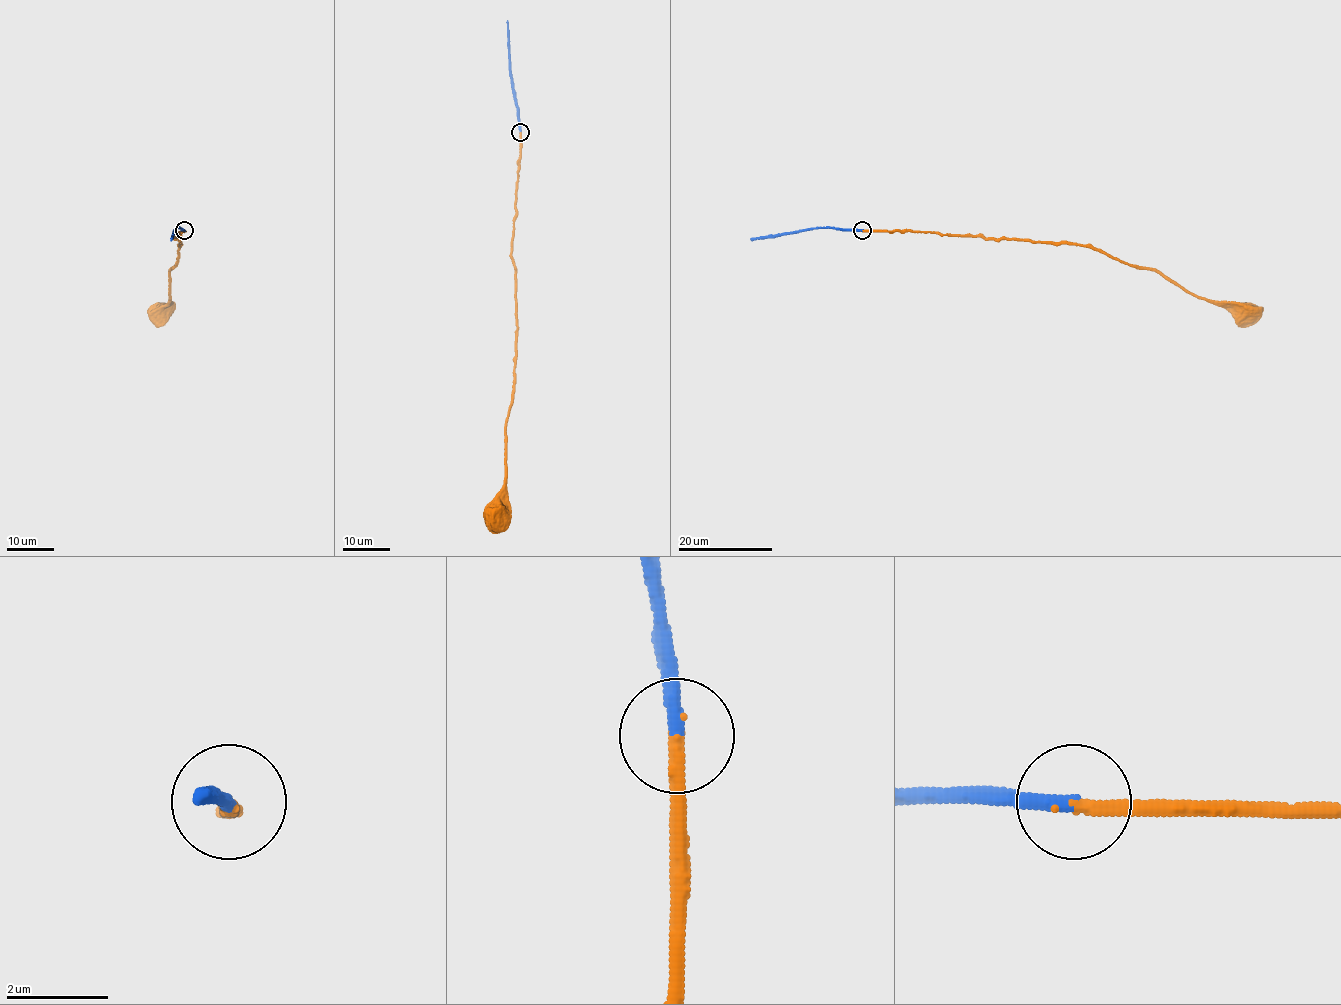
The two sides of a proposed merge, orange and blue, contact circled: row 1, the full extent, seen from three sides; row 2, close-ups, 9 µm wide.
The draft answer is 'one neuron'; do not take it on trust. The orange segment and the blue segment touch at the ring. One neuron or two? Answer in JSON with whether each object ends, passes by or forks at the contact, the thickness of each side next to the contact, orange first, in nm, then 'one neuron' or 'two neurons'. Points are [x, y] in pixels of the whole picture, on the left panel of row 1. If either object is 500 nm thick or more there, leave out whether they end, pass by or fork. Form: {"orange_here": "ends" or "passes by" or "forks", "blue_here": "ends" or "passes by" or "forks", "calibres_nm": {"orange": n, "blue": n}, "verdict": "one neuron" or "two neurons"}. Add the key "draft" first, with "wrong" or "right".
{"draft": "right", "orange_here": "ends", "blue_here": "ends", "calibres_nm": {"orange": 280, "blue": 280}, "verdict": "one neuron"}

